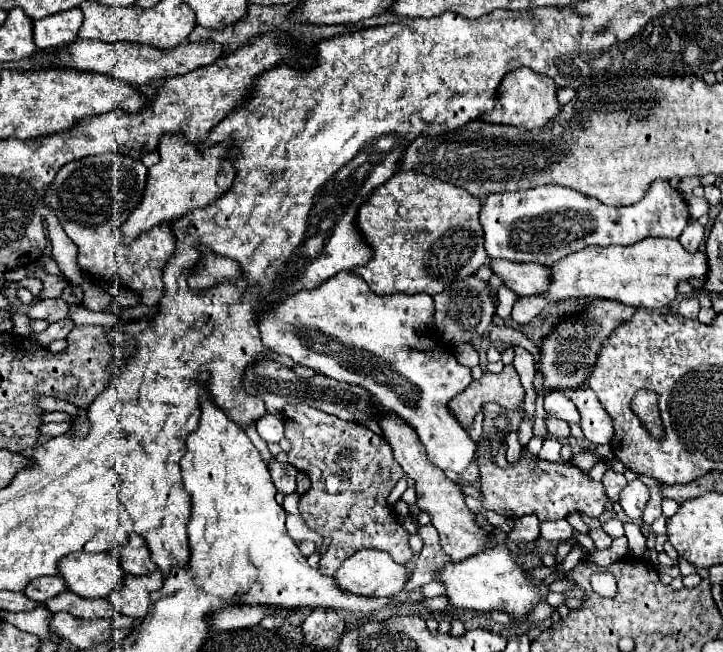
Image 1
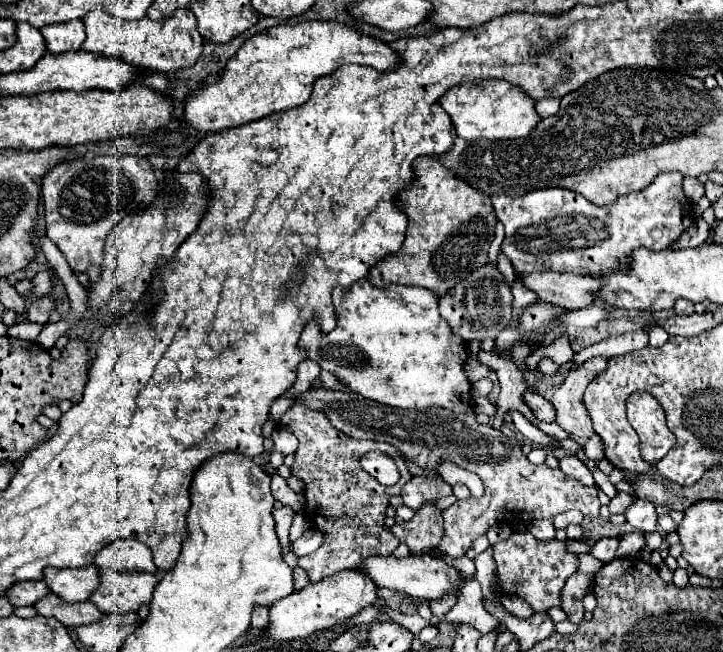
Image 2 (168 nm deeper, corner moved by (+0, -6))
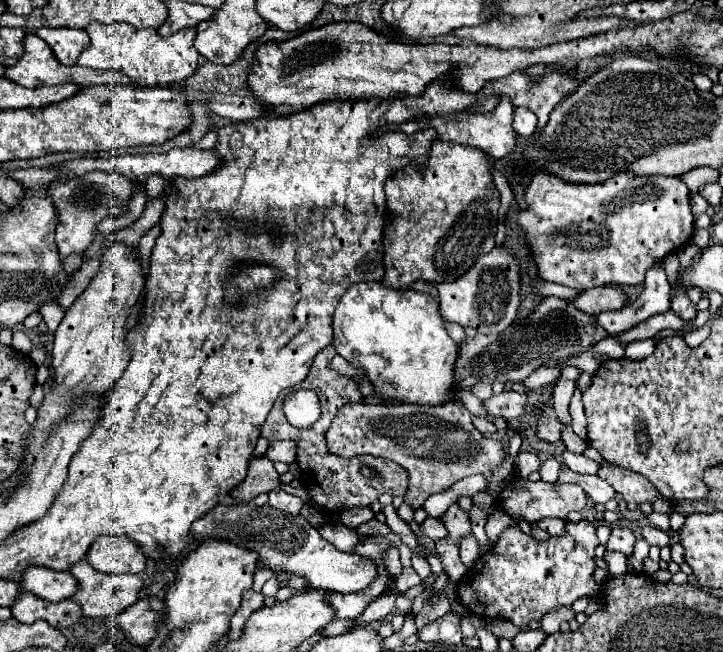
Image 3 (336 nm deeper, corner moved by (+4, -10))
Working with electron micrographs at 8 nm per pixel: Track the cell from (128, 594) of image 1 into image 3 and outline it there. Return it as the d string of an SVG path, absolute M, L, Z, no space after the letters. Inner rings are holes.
M81 560L79 564L71 566L69 570L77 582L79 582L79 590L73 596L73 600L81 606L85 616L97 618L97 616L117 616L123 610L127 610L131 604L135 604L139 600L139 590L143 588L143 582L139 576L135 574L101 574L99 570L95 570L93 566L89 566L85 560Z

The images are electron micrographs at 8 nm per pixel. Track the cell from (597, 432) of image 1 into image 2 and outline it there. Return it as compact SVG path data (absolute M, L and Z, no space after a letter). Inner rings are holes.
M595 356L595 358L587 360L579 368L573 368L567 374L565 382L551 396L551 404L555 404L555 422L565 432L569 432L569 436L573 436L573 438L585 440L589 436L595 436L593 424L587 416L587 410L585 410L581 398L583 398L587 384L605 366L607 366L607 358L603 358L603 356Z

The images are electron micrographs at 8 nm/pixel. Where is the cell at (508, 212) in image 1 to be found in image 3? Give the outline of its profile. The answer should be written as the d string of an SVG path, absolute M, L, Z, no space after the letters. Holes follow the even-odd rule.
M537 174L531 184L527 186L525 190L525 204L527 208L525 210L519 210L519 212L509 212L507 214L507 222L513 230L517 230L529 250L533 252L533 260L539 268L539 276L543 280L549 280L549 282L557 282L557 284L563 284L563 286L569 286L569 288L575 288L575 290L583 290L583 288L595 288L595 286L633 286L633 284L641 284L645 280L645 272L659 264L663 256L667 256L669 252L681 248L685 242L689 242L689 238L693 236L693 212L691 212L691 204L689 204L689 190L685 186L685 182L677 176L643 176L643 178L635 178L631 174L619 174L619 176L613 176L609 178L605 184L569 184L569 182L563 182L559 178L553 178L553 176L547 176L547 174ZM629 194L637 194L641 196L639 200L629 200Z

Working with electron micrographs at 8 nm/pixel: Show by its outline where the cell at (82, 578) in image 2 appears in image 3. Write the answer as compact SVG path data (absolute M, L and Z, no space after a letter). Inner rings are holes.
M43 566L27 568L27 572L23 572L21 586L49 602L67 600L79 590L79 582L73 578L71 572L49 570Z

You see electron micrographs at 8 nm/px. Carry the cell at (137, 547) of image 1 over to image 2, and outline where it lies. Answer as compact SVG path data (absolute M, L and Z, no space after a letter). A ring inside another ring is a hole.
M115 540L95 556L97 568L113 568L119 572L157 572L149 546L139 540Z

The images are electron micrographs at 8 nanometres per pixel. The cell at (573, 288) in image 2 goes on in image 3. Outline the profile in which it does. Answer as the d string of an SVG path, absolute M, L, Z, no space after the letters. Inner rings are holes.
M589 288L589 290L579 292L579 296L569 300L569 304L573 304L585 314L599 314L605 310L623 308L625 300L627 296L619 288Z

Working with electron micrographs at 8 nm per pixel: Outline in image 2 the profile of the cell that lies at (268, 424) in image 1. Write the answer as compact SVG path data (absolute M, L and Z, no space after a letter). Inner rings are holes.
M275 430L273 432L273 446L275 446L275 450L277 452L281 452L281 454L295 454L297 452L297 440L295 440L295 436L293 434L289 434L289 432L283 432L283 430Z

